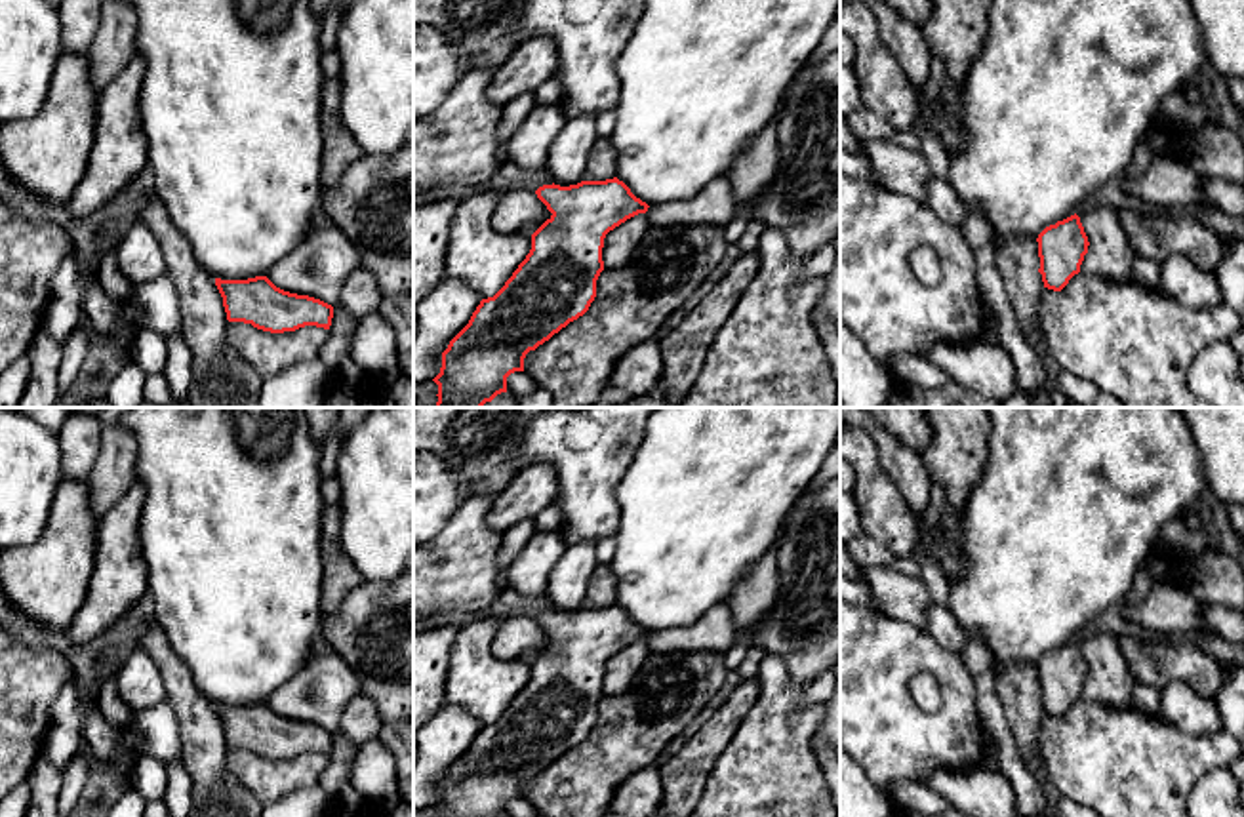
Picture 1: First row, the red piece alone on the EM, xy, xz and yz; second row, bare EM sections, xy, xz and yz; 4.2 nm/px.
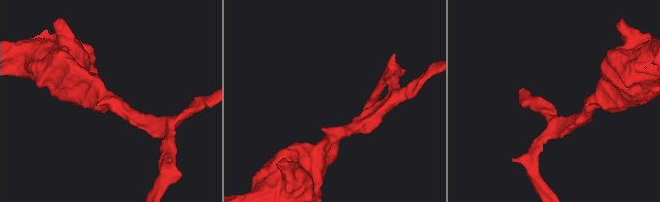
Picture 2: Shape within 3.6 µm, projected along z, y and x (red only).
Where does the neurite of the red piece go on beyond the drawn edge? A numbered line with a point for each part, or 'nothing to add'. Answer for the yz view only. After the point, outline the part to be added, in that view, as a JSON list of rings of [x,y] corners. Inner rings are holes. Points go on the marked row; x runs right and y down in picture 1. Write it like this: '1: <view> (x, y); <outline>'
nothing to add

